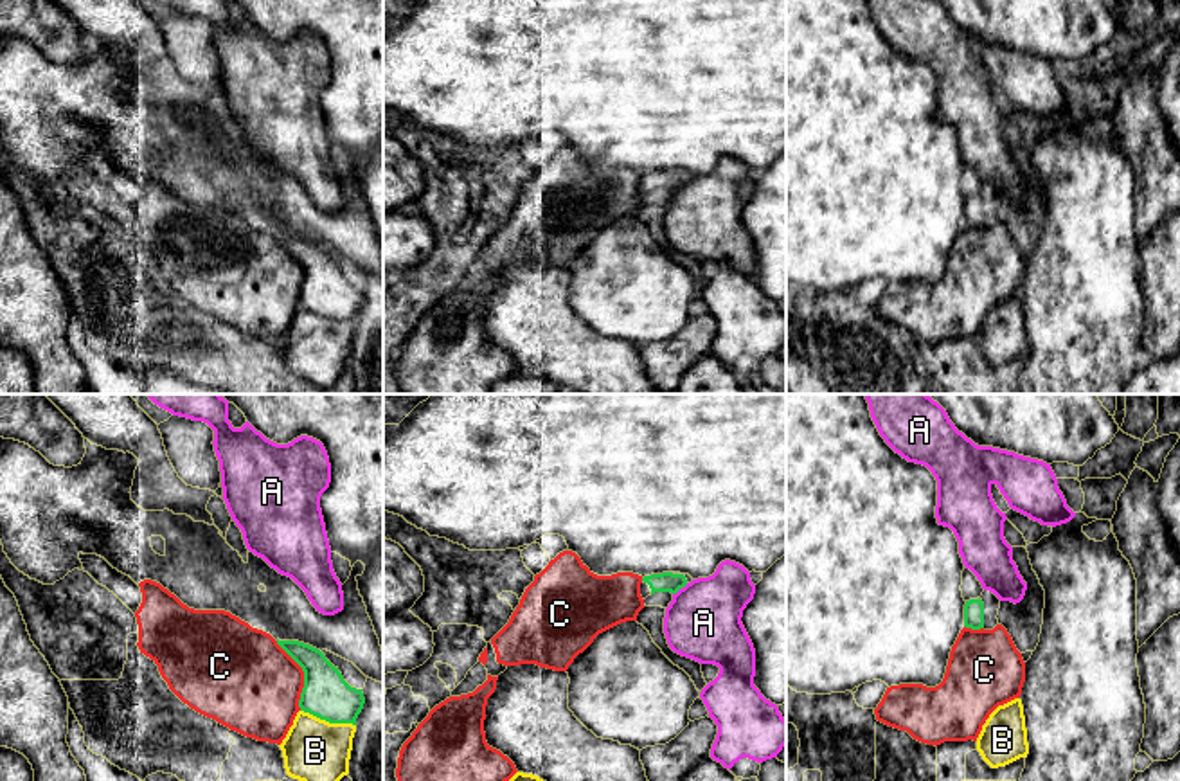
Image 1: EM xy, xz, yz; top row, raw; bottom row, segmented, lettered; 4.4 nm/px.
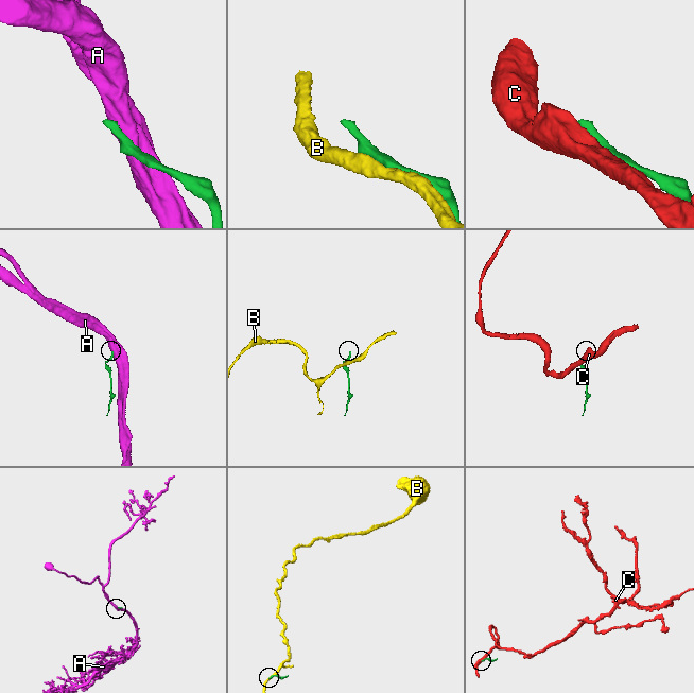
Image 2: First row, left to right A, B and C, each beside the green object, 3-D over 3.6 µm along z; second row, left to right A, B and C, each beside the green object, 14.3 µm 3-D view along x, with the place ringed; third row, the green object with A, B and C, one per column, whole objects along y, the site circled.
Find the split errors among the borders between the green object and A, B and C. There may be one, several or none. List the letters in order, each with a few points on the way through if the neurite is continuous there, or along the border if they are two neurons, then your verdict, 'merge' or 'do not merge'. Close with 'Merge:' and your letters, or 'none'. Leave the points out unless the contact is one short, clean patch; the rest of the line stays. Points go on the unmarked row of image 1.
A: border along xz (688, 180), (673, 191); do not merge
B: do not merge
C: do not merge
Merge: none

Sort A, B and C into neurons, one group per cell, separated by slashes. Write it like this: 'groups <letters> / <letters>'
groups A / B C

